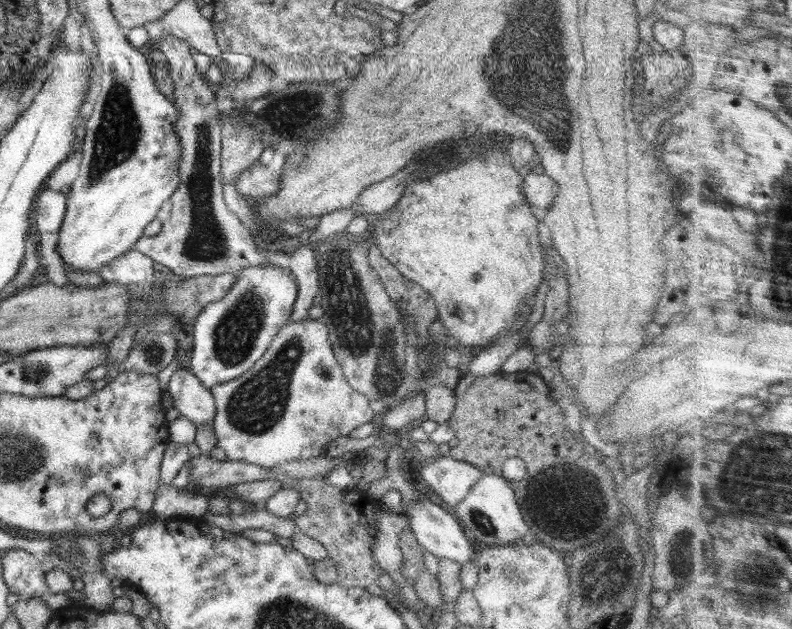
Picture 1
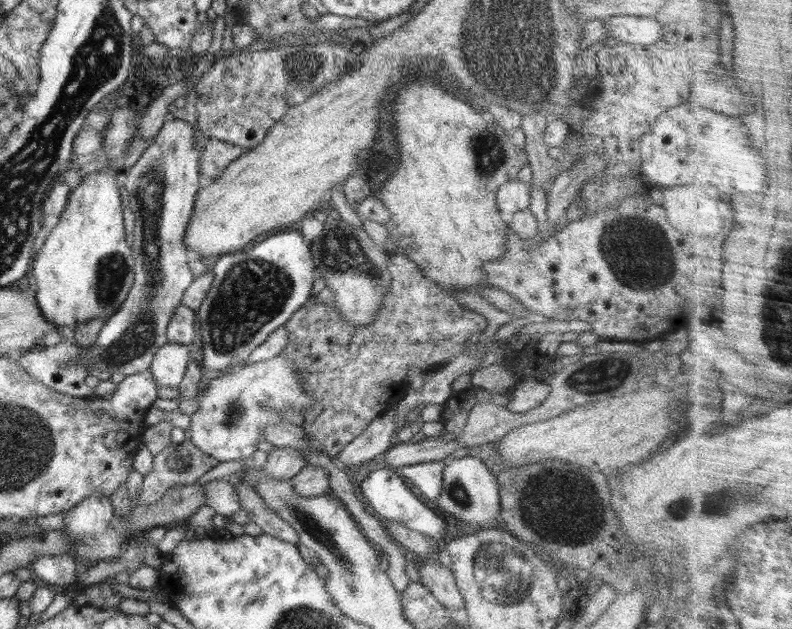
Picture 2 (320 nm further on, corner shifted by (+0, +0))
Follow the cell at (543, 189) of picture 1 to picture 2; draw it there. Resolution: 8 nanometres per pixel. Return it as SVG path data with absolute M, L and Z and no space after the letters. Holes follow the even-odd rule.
M518 179L506 182L498 188L496 205L500 211L500 217L506 224L512 222L514 213L530 208L530 192L533 190L533 187L530 188L528 184Z

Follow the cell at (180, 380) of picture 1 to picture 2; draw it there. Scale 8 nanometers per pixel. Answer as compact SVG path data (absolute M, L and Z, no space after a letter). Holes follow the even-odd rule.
M168 342L158 348L149 368L157 384L170 388L179 387L191 358L190 354L187 345L178 343Z

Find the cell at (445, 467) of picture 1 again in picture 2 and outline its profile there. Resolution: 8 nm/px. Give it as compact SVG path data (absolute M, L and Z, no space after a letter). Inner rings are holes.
M446 458L434 461L397 467L395 471L403 478L408 478L422 494L426 502L437 502L441 493L443 470Z

